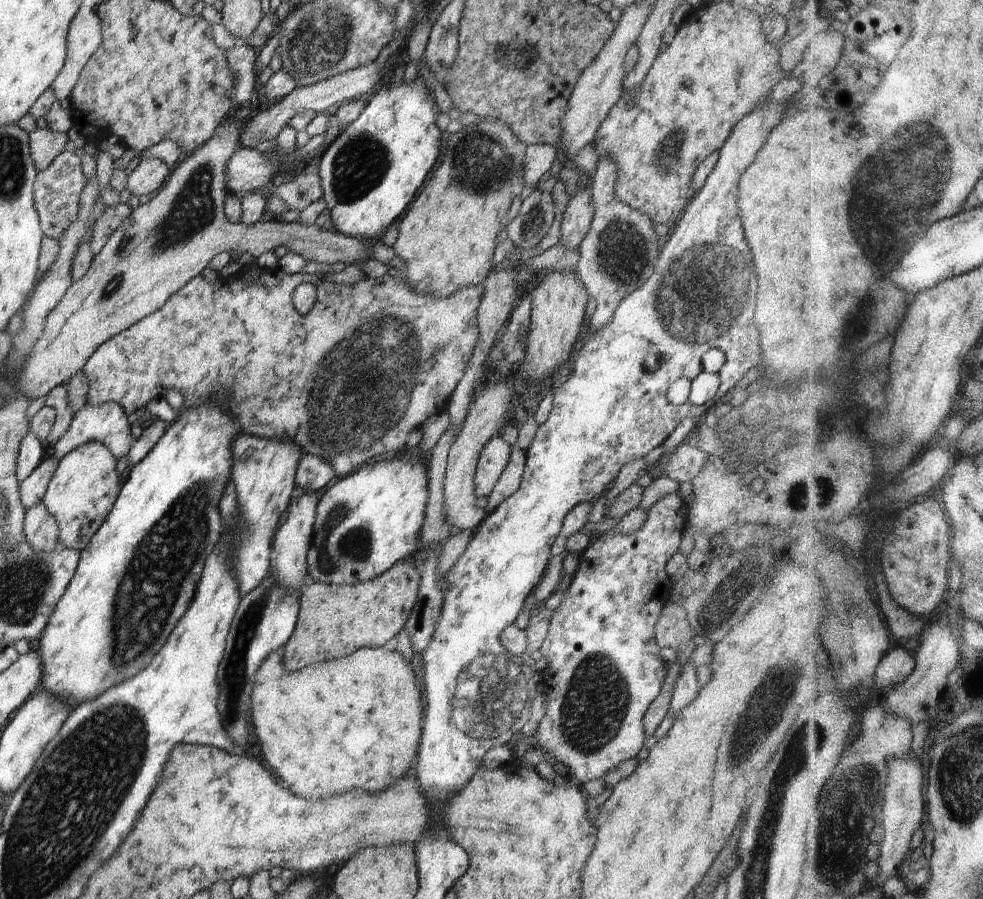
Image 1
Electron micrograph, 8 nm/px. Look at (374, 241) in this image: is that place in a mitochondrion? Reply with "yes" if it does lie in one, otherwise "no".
no

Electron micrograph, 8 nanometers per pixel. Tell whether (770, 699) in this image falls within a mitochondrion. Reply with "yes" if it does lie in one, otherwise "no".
yes

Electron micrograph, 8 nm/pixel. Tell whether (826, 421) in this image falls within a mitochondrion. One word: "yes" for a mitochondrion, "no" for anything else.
no

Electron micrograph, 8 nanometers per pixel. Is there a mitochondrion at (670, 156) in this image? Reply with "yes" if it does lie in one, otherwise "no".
yes

